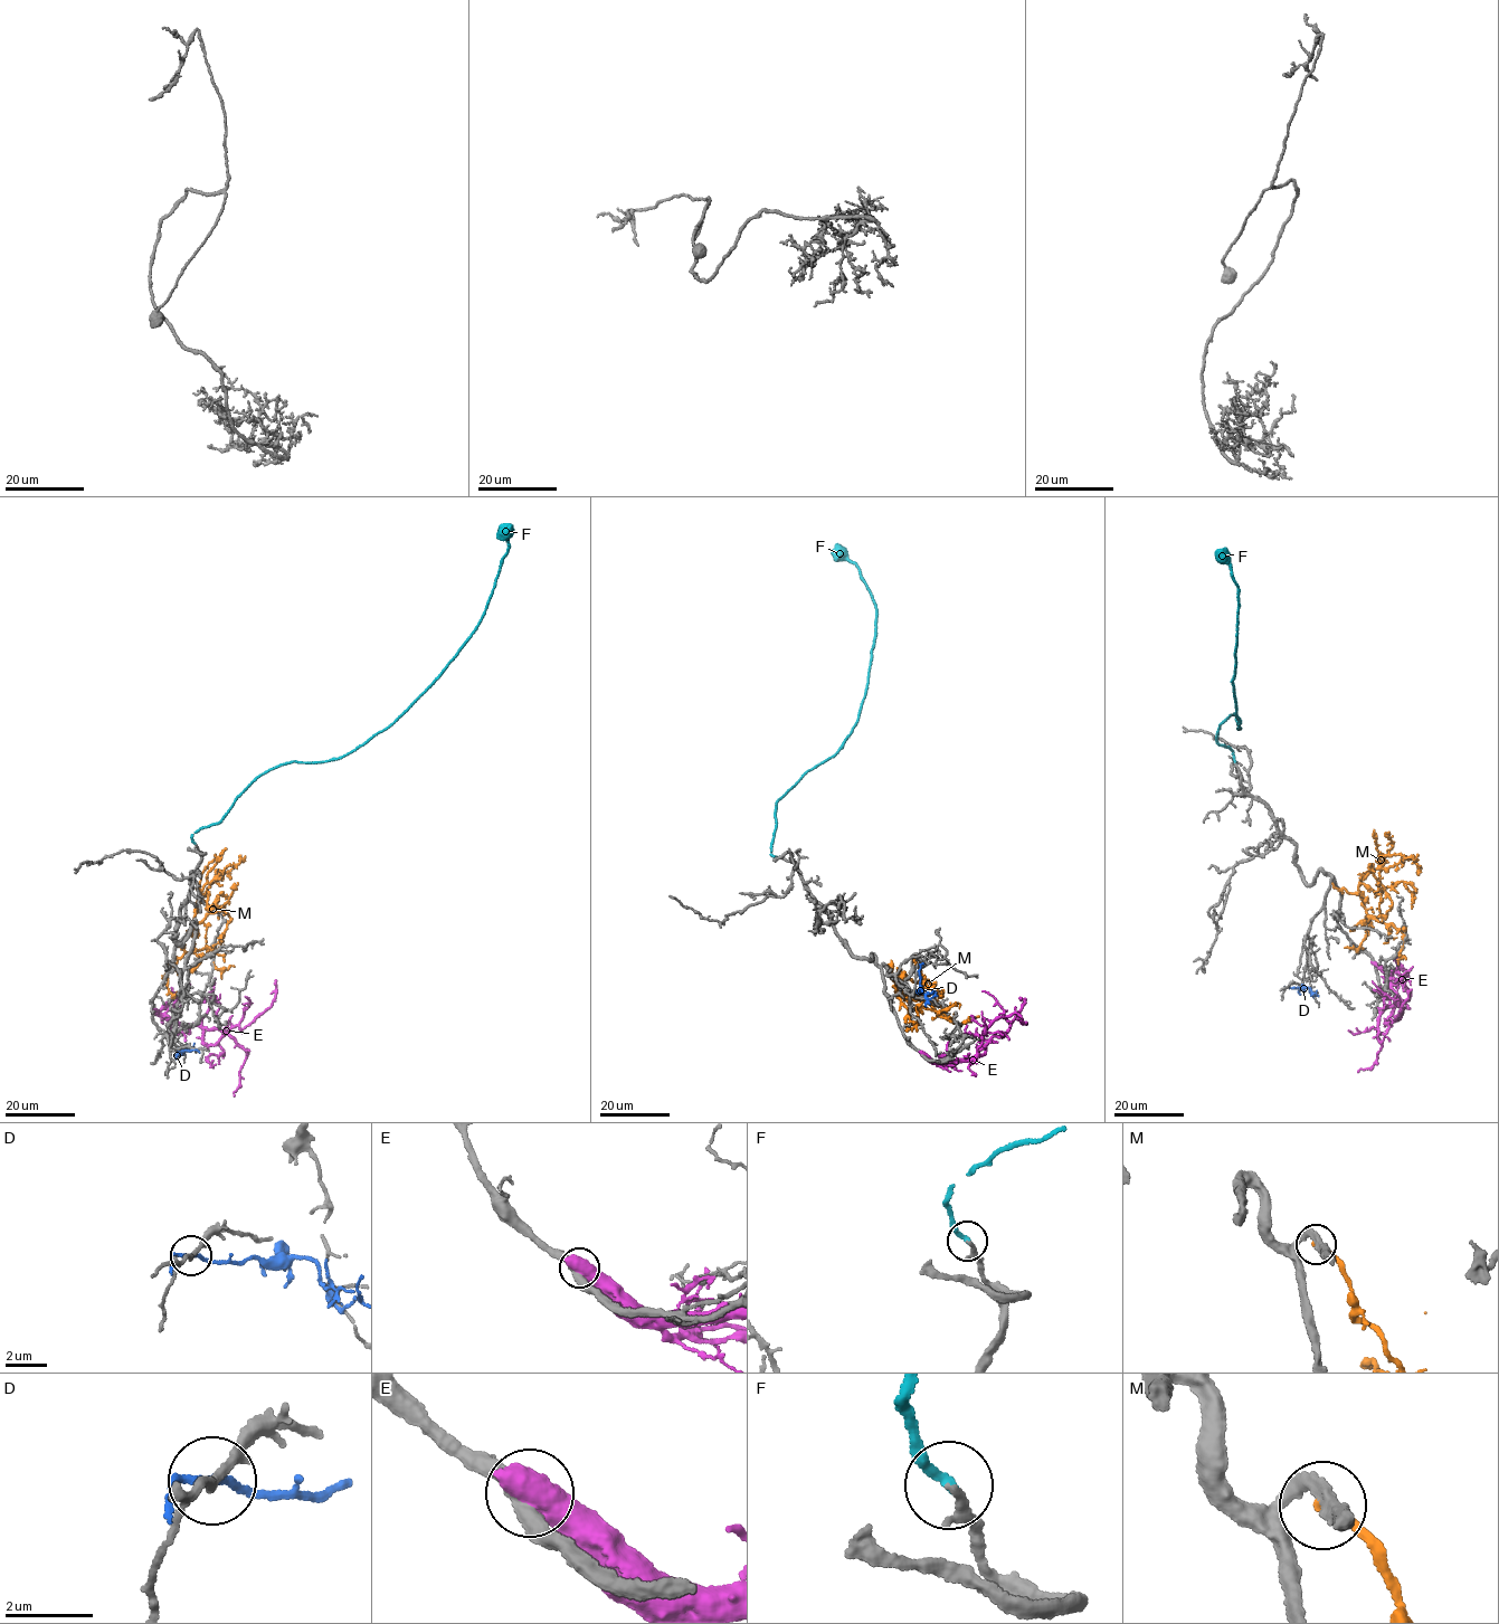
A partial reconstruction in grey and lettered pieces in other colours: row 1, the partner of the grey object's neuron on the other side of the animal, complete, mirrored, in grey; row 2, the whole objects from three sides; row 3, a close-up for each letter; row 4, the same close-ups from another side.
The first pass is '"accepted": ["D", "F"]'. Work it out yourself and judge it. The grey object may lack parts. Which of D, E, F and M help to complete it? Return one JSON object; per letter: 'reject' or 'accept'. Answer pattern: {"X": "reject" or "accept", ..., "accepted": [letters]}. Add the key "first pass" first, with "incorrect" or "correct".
{"first pass": "incorrect", "D": "reject", "E": "reject", "F": "accept", "M": "reject", "accepted": ["F"]}

